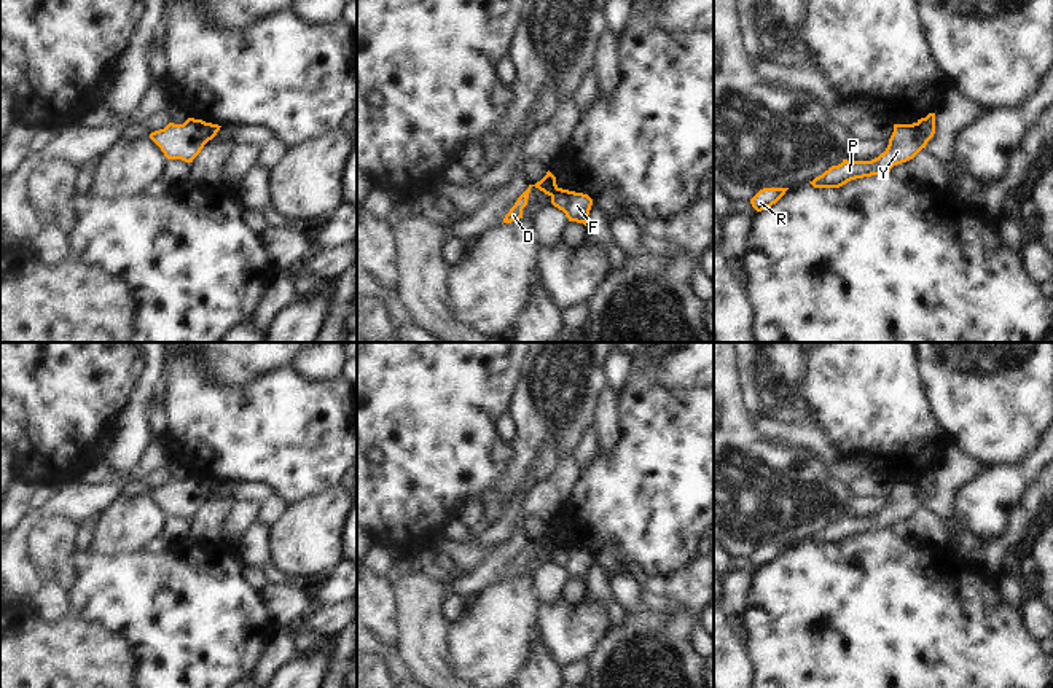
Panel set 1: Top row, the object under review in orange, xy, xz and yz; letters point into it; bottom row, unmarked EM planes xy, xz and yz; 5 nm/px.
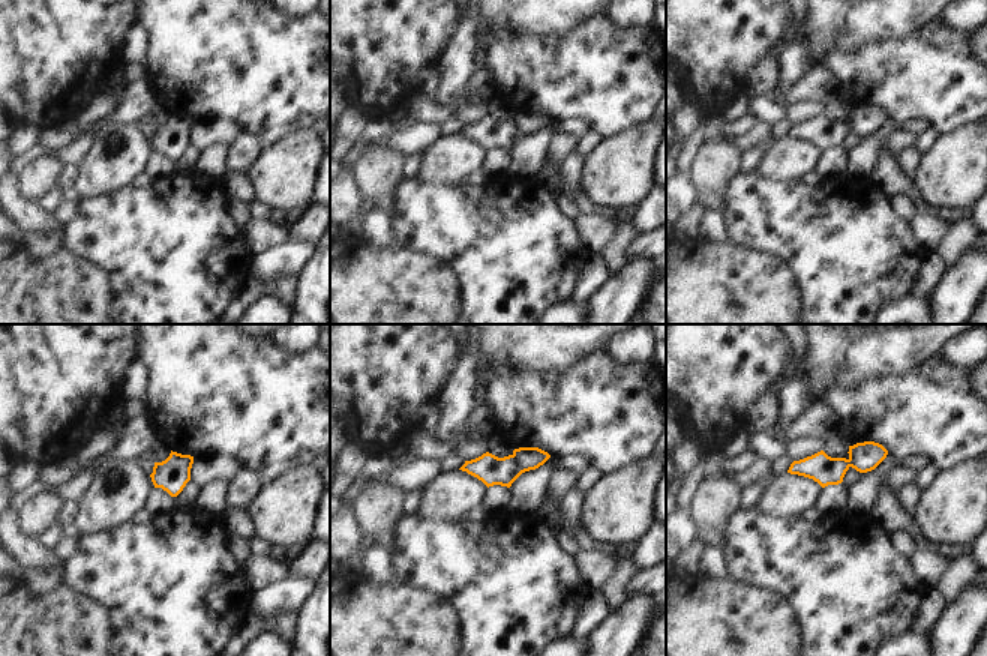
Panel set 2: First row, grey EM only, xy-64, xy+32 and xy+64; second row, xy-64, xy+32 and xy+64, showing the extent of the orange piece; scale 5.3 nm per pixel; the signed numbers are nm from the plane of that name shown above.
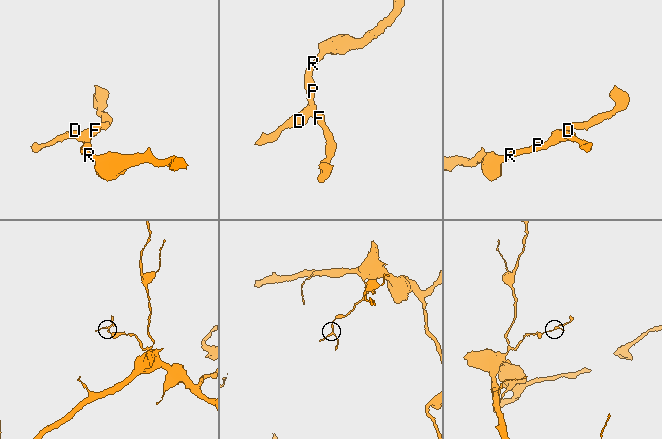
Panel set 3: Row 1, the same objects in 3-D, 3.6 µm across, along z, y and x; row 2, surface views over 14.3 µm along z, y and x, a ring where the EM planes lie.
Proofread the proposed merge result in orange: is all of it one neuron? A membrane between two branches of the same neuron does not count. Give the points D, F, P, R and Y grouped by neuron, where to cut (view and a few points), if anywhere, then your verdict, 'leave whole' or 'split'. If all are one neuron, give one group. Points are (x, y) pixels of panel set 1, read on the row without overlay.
D P R Y / F | xy (196, 476), (211, 496) | split

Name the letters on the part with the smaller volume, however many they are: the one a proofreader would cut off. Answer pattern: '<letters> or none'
F

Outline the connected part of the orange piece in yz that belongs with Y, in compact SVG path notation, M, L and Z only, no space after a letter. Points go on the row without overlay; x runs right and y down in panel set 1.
M918 479L894 481L894 489L884 510L871 518L847 518L832 522L822 532L809 538L814 545L840 545L851 537L883 532L897 521L913 516L927 502Z

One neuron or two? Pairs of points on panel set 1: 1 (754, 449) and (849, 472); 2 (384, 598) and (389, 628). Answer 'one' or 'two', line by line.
1: two
2: one

